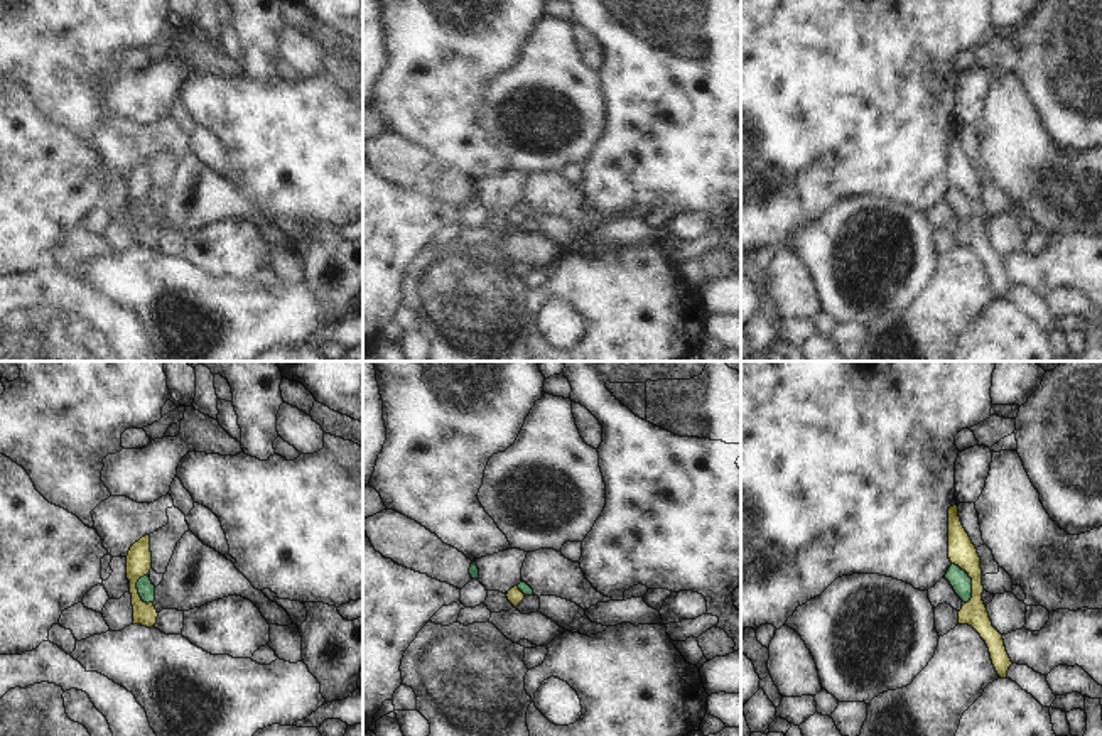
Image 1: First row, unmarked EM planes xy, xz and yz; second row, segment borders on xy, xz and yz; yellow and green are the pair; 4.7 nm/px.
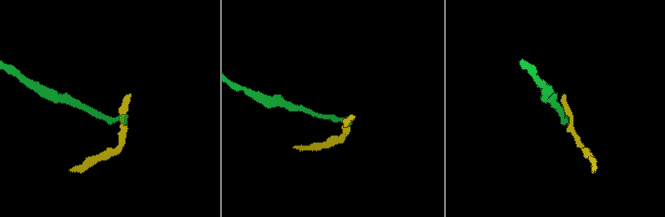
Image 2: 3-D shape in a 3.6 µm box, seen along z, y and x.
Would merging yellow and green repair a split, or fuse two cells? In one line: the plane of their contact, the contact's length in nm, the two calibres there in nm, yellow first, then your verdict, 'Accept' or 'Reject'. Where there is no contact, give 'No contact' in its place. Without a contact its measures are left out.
Touches yellow in yz. Shared border 220 nm. Thickness 140 nm (yellow) against 100 nm. Reject.

